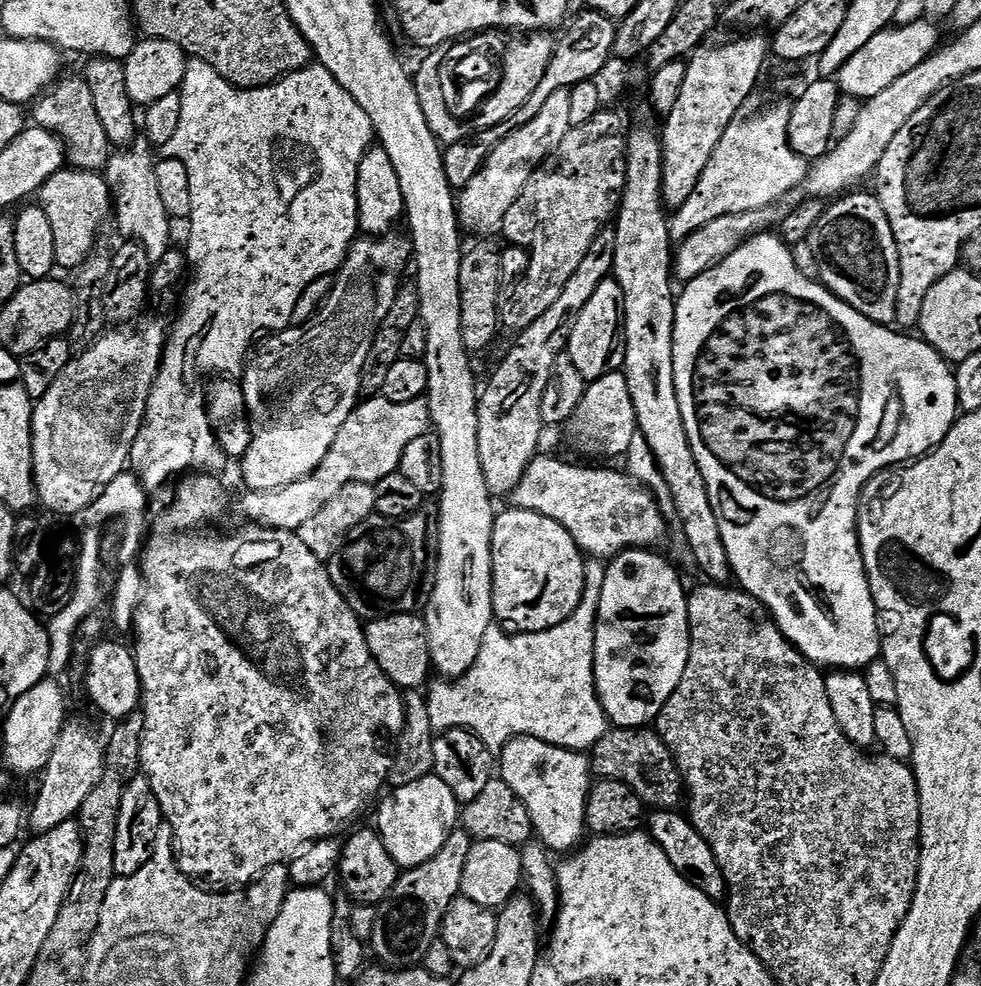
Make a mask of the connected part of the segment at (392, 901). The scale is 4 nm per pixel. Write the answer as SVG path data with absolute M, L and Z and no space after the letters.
M462 826L452 829L450 838L422 866L407 869L397 880L390 894L375 905L374 934L370 941L370 952L377 956L379 963L386 968L415 968L423 965L426 950L440 935L440 923L444 921L450 902L461 895L462 870L466 870L466 858L474 841L471 834Z

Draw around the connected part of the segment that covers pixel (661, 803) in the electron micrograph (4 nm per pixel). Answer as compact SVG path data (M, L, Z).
M613 727L590 749L590 763L593 773L601 780L617 780L634 790L645 805L653 809L681 807L686 796L684 780L676 769L666 742L651 727Z

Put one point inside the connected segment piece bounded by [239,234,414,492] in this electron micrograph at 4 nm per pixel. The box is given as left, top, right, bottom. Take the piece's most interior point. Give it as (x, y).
(300, 386)

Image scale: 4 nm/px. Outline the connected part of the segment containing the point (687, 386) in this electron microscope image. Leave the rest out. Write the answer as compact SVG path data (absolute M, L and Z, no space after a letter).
M771 231L758 232L751 236L721 264L706 270L698 278L687 281L683 288L684 293L679 293L676 301L672 343L674 386L678 394L678 406L682 410L682 422L686 426L686 438L690 438L698 470L702 470L702 478L706 478L710 506L714 506L714 518L718 518L718 530L722 530L722 542L730 558L732 575L743 591L749 592L767 609L784 637L813 664L824 670L864 670L867 664L881 659L882 637L880 618L860 553L860 491L883 468L888 468L891 464L902 466L907 462L914 462L941 444L958 419L956 373L949 361L939 356L923 339L876 324L839 300L819 280L806 278L802 270L798 270L793 249Z

